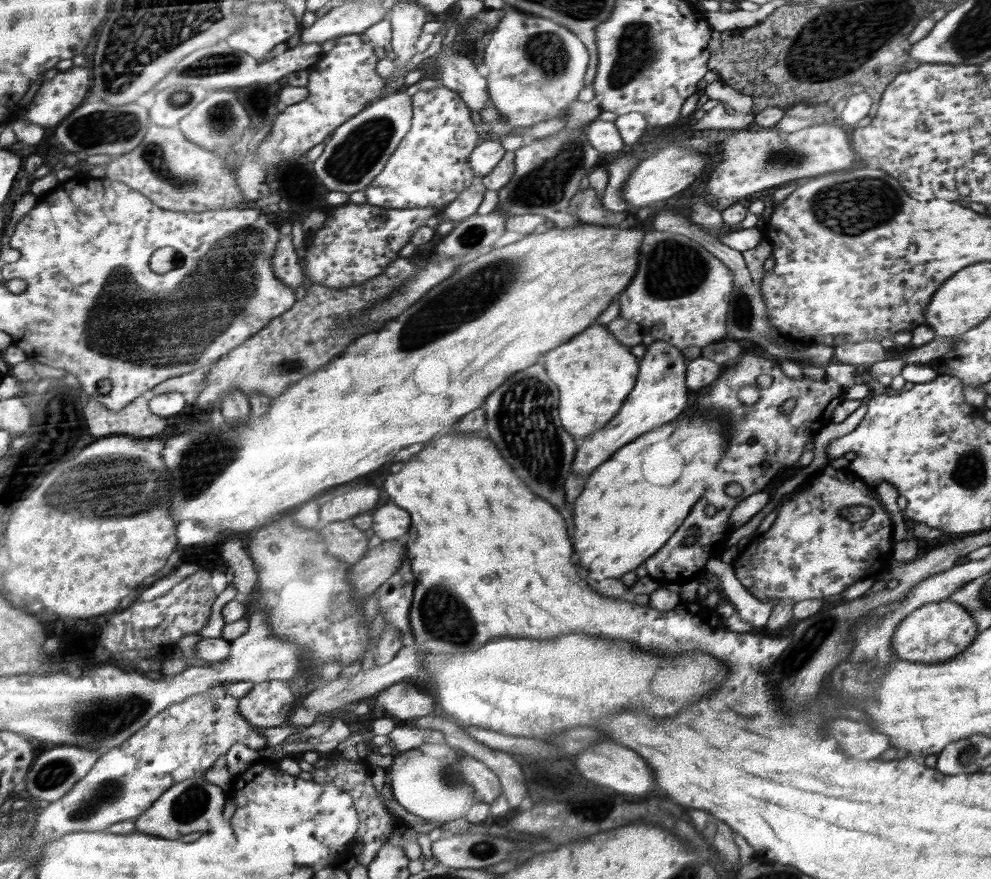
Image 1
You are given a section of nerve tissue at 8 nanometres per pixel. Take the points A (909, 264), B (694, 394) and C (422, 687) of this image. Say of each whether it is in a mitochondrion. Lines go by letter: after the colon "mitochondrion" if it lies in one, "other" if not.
A: other
B: other
C: other

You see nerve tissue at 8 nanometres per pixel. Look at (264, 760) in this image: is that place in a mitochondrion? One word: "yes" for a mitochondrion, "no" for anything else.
no

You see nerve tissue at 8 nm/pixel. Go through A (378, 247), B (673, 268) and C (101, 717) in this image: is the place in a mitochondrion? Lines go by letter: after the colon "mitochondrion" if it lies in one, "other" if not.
A: other
B: mitochondrion
C: mitochondrion

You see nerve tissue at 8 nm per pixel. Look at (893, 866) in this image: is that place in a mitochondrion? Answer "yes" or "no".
no

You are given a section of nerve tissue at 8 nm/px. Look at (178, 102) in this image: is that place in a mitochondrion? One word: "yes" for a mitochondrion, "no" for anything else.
yes

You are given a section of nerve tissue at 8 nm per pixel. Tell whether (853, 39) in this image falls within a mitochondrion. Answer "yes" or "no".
yes

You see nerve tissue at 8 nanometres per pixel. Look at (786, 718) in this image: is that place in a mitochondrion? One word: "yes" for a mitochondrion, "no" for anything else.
no

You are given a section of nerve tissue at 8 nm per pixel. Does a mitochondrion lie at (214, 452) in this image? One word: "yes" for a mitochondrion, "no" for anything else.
yes

